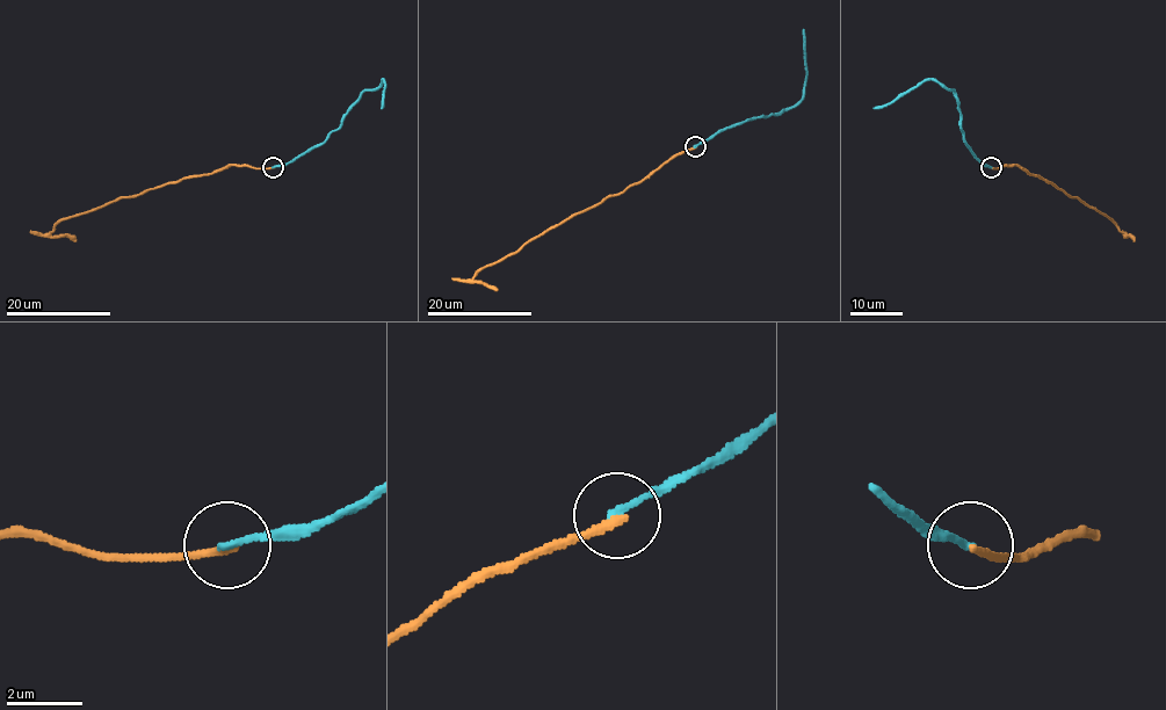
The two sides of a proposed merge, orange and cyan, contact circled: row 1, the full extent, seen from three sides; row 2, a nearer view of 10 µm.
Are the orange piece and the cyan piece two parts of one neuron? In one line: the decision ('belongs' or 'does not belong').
does not belong

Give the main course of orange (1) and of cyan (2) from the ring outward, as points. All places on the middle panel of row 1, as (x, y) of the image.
1: (695, 146), (617, 194), (607, 195), (480, 268), (472, 281), (497, 290)
2: (695, 146), (734, 124), (792, 108), (801, 99), (806, 71), (804, 29)

